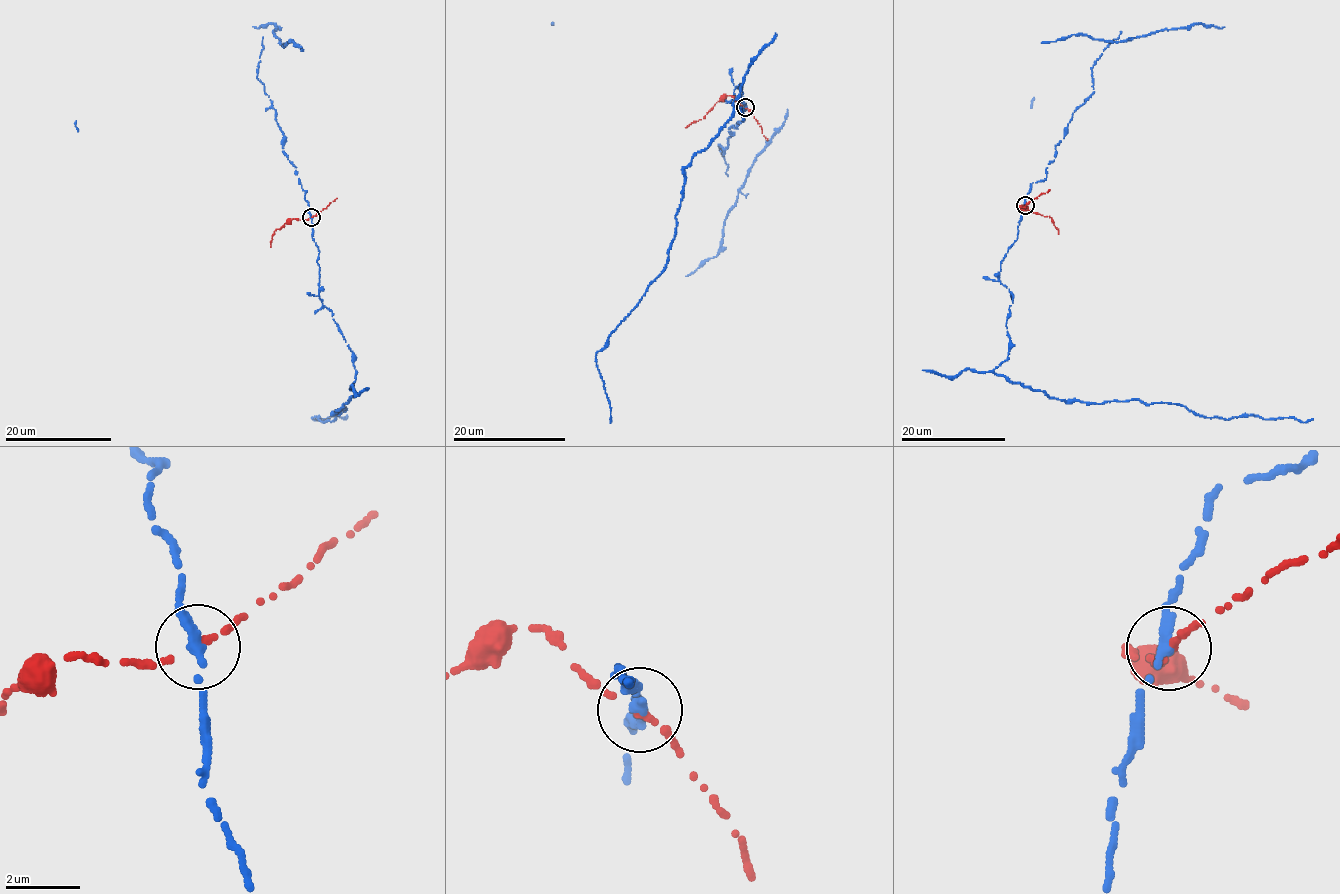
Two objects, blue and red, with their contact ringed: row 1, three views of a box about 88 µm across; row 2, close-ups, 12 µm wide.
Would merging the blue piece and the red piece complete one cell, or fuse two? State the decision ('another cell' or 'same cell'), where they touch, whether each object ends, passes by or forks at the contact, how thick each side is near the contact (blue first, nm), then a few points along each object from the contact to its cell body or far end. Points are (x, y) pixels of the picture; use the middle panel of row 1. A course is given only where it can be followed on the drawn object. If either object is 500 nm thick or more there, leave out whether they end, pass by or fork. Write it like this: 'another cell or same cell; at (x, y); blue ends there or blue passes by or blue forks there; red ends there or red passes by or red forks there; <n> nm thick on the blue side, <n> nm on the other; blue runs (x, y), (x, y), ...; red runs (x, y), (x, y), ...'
another cell; at (745, 107); blue ends there; red passes by; 340 nm thick on the blue side, 140 nm on the other; blue runs (745, 107), (735, 88), (743, 114), (737, 99), (684, 169), (666, 267), (596, 354), (610, 423); red runs (745, 108), (733, 97), (724, 95), (705, 117), (685, 127)

